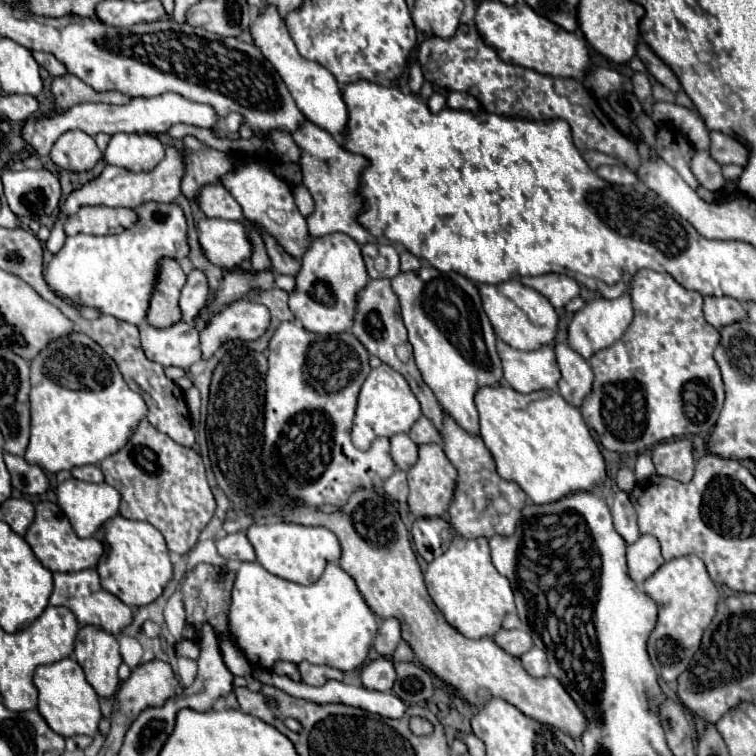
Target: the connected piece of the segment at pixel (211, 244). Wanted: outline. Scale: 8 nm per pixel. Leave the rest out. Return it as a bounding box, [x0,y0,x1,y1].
[199,219,253,269]

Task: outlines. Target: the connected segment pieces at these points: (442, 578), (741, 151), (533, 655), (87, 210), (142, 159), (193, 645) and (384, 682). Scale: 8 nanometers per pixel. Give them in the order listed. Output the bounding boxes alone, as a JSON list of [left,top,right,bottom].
[[425,535,515,639],[709,131,749,167],[519,647,549,677],[63,205,137,237],[103,133,165,173],[175,639,199,661],[361,657,395,691]]

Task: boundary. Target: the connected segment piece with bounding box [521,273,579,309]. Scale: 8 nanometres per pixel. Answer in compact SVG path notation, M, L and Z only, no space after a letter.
M547 273L539 277L521 277L521 283L545 295L553 307L561 309L579 295L579 283L567 275Z

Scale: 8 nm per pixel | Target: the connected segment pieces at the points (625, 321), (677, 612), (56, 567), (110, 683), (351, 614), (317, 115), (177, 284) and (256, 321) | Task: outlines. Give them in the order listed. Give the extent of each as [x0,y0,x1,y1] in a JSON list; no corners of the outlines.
[[567,293,631,359],[643,555,719,683],[25,501,103,573],[73,625,121,697],[229,561,377,671],[251,7,349,137],[147,259,185,329],[201,299,269,359]]

